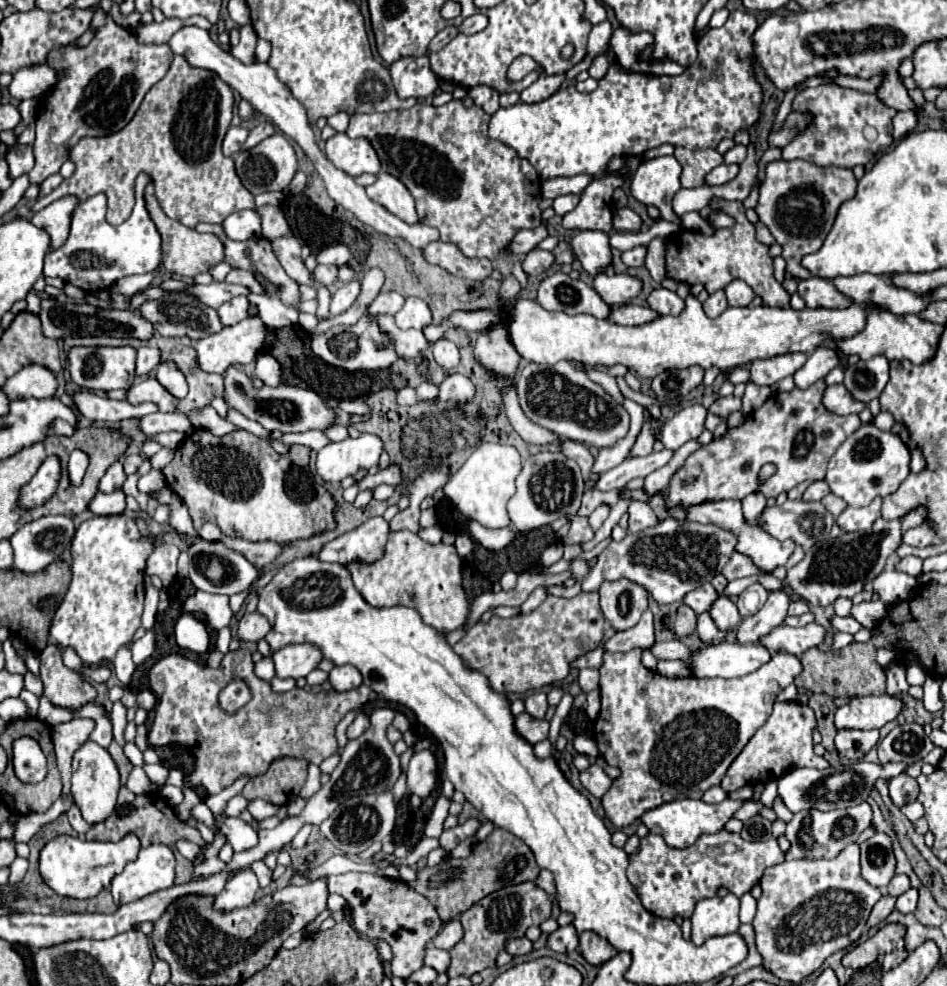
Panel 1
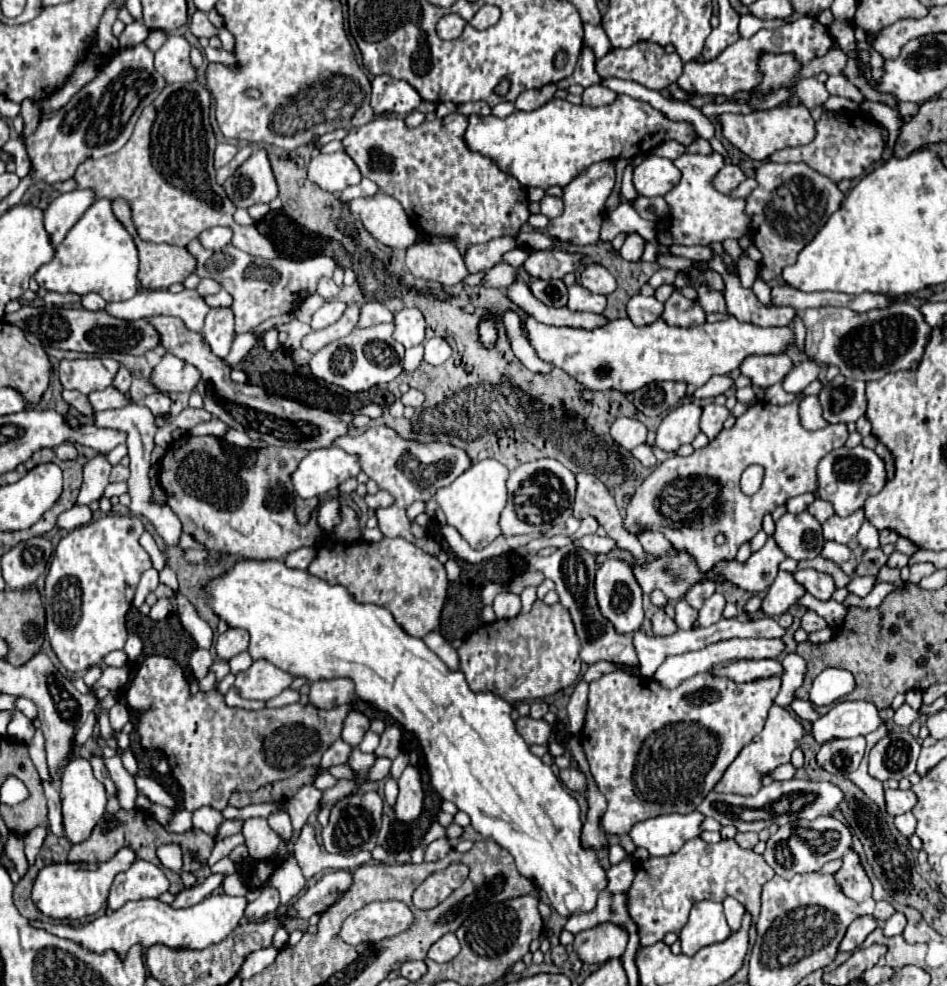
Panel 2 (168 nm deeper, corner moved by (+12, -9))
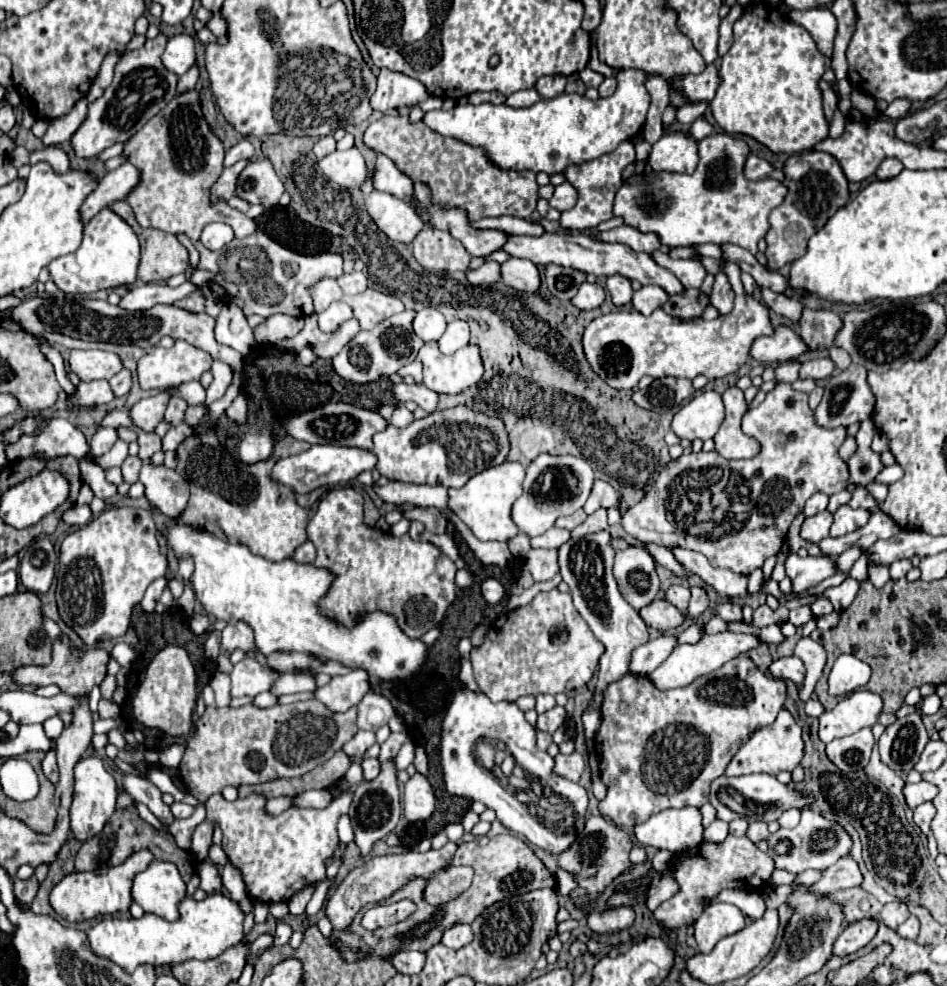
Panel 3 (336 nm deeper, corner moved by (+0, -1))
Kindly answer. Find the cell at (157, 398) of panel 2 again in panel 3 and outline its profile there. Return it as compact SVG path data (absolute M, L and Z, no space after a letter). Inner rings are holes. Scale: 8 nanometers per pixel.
M172 397L170 403L168 403L168 409L166 409L166 415L164 415L164 421L170 423L172 427L180 425L184 421L184 411L186 411L186 401L178 399L178 397Z

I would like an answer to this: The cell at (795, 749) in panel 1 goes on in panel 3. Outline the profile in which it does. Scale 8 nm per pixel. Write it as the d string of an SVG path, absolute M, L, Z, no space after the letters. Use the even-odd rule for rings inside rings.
M782 709L776 717L776 721L768 727L762 727L752 733L752 737L740 747L740 751L732 757L732 761L726 767L726 775L746 775L746 773L768 773L778 775L780 771L792 771L804 753L804 741L802 741L802 727L796 723L796 719Z

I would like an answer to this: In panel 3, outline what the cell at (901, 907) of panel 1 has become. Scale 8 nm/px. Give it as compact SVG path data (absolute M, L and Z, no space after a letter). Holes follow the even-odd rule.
M912 915L906 923L902 923L902 925L896 929L896 933L898 933L900 937L904 937L904 939L916 939L916 937L918 937L918 929L920 929L920 923L918 923L918 919Z

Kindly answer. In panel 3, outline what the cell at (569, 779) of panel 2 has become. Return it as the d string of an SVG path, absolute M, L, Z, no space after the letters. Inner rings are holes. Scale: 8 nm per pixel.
M574 751L572 755L562 755L562 753L558 753L558 755L554 757L554 769L552 769L552 771L554 771L556 775L568 779L568 781L578 781L580 775L584 773L584 769L586 769L584 757L582 757L578 751Z

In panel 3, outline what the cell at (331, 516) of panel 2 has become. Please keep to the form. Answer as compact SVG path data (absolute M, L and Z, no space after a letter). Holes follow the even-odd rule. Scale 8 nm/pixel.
M352 487L330 489L328 495L320 499L306 533L318 551L314 565L334 575L326 595L318 601L318 609L336 623L354 627L362 615L384 611L394 615L398 627L410 639L420 639L426 631L440 625L456 597L454 563L428 541L414 541L408 533L394 537L364 525L362 495ZM344 613L350 619L342 620Z

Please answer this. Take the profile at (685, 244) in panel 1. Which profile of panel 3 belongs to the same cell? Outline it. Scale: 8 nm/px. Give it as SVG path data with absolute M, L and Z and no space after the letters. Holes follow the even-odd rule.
M804 309L798 333L804 339L804 343L812 351L816 351L816 349L832 347L834 337L840 331L840 327L842 327L840 315L826 311L826 309L820 309L820 311Z

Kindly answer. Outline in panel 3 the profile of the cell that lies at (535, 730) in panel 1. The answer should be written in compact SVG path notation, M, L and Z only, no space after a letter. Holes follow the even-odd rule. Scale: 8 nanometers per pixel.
M554 707L542 715L538 715L538 723L536 723L536 729L540 731L548 731L548 733L554 733L566 719L566 711L564 707Z

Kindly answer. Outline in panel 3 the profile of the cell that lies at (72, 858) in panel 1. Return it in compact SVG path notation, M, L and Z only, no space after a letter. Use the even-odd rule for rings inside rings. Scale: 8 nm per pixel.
M142 849L134 855L130 855L122 865L110 867L104 873L92 871L92 873L70 873L66 875L50 893L50 903L54 911L66 919L68 923L80 923L90 921L100 915L112 915L112 913L126 913L132 905L132 881L134 875L144 871L154 855L148 849Z

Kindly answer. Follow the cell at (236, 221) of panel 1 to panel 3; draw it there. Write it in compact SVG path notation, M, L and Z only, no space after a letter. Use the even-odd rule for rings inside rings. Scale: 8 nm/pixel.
M210 223L202 229L202 235L200 235L200 243L212 251L222 249L232 239L234 239L234 233L232 233L230 225L226 225L226 223Z

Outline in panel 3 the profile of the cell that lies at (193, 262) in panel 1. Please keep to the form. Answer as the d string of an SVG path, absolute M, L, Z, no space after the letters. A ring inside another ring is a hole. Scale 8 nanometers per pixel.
M116 201L110 209L122 217L138 235L142 247L142 259L138 265L138 279L144 283L166 281L172 275L184 273L188 267L188 251L172 233L160 229L142 229L134 217L132 207L126 201Z

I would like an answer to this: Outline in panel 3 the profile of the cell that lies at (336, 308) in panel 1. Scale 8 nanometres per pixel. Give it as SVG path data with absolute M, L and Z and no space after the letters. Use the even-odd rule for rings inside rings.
M332 303L328 309L316 313L318 315L318 327L324 331L324 333L332 333L334 329L338 329L344 321L352 319L352 313L350 313L350 307L346 303Z

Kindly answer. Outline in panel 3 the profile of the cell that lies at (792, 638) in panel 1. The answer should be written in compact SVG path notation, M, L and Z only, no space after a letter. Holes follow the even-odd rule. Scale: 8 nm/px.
M716 633L716 635L704 635L698 643L686 643L686 645L678 645L668 659L648 675L648 679L658 687L658 689L674 689L674 687L686 687L692 681L696 681L698 677L716 671L718 667L722 667L726 661L754 649L754 645L758 645L758 637L754 635L744 635L744 633Z

